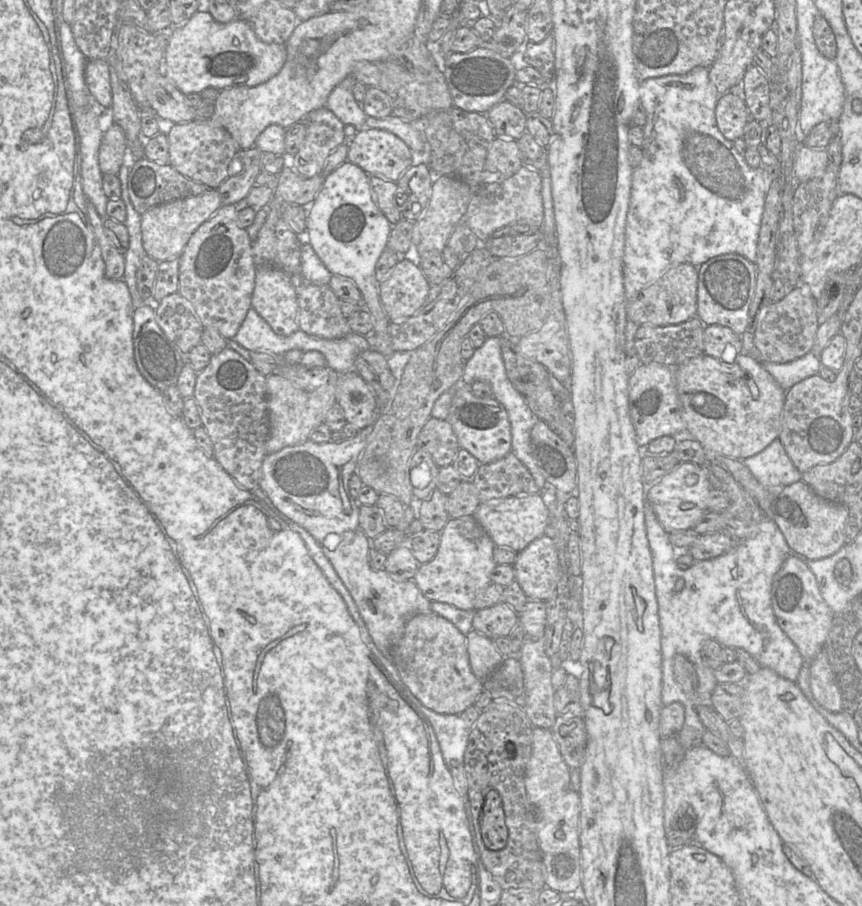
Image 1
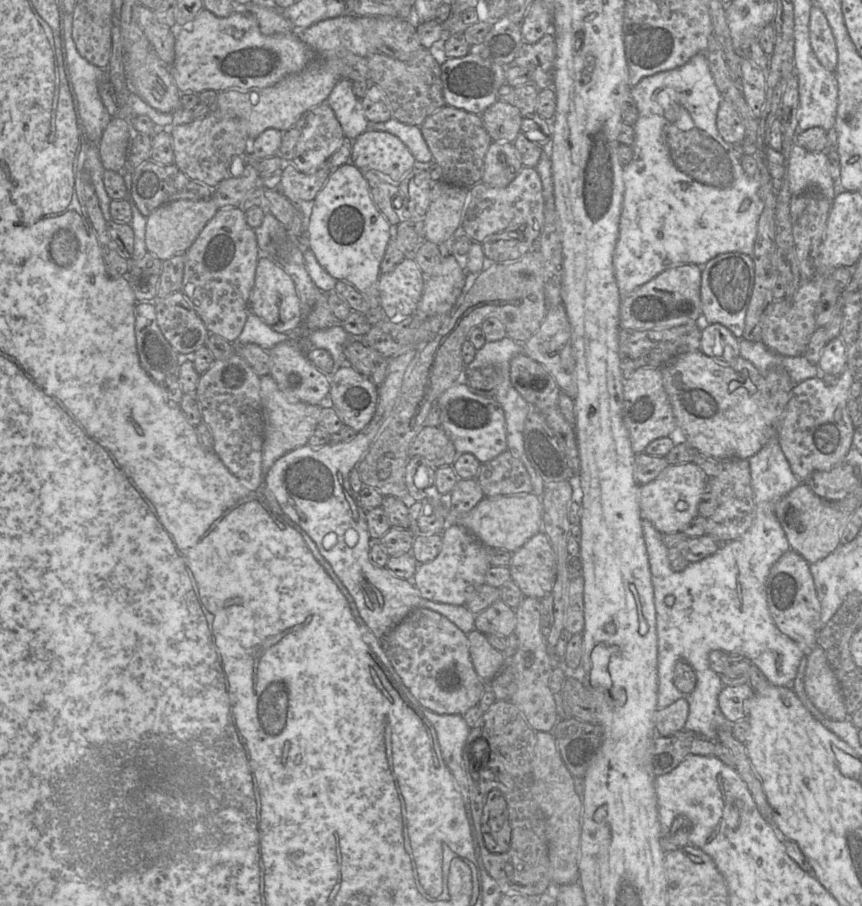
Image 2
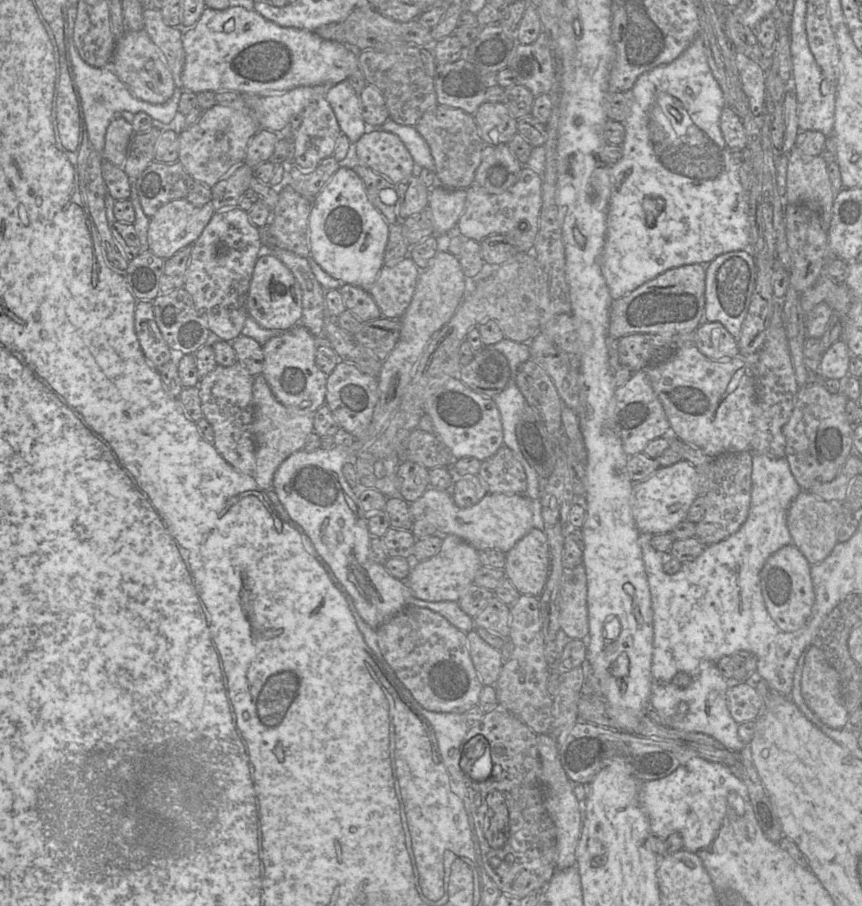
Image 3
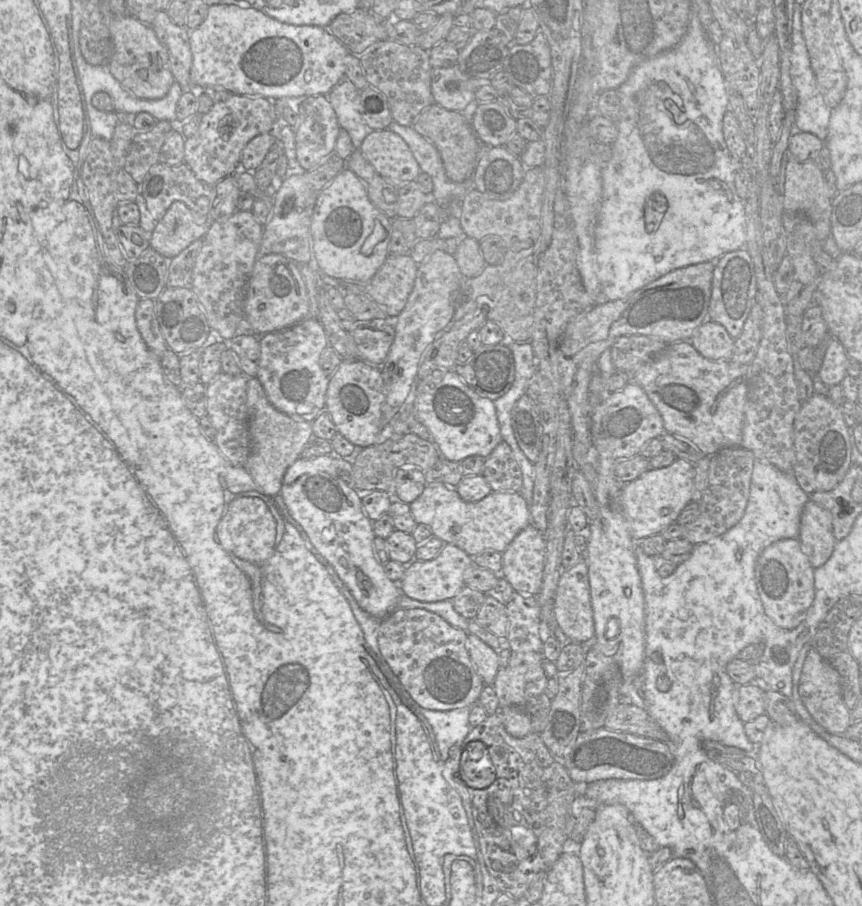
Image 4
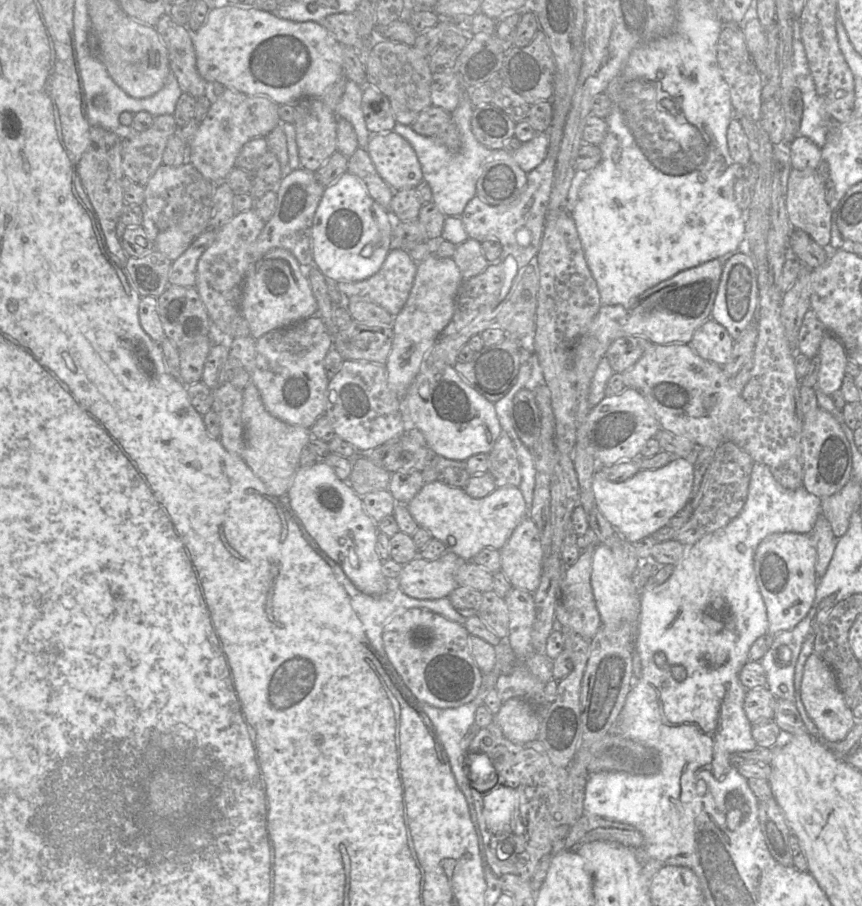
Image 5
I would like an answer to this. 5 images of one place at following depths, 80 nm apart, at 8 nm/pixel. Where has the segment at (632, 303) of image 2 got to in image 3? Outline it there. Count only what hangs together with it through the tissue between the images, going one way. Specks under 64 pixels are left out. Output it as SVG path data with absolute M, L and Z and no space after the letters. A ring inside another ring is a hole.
M689 264L669 269L610 306L609 336L620 339L629 334L676 334L695 332L704 323L706 267Z

